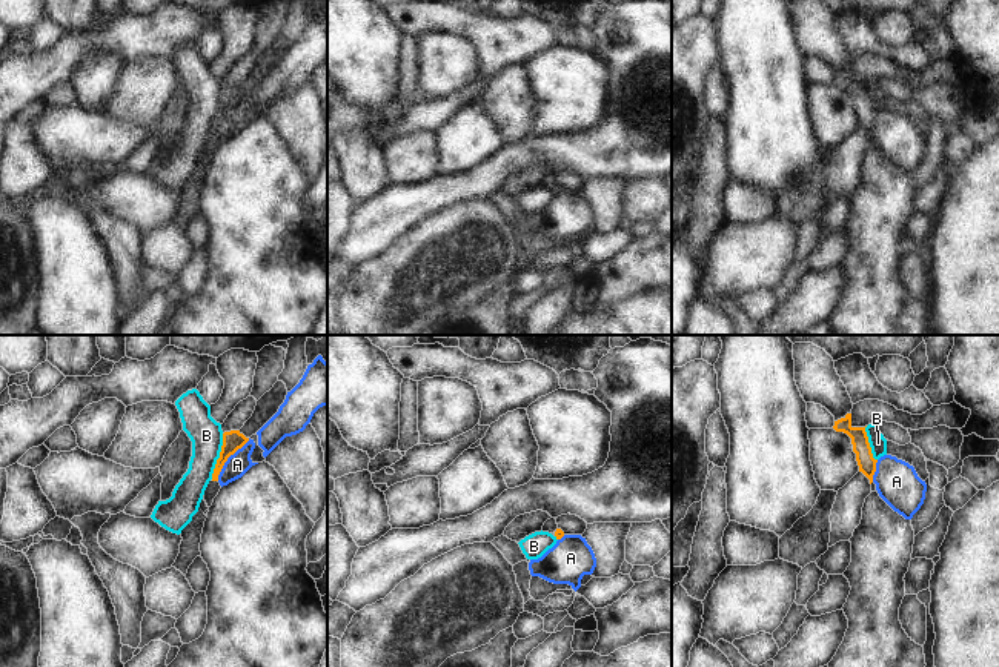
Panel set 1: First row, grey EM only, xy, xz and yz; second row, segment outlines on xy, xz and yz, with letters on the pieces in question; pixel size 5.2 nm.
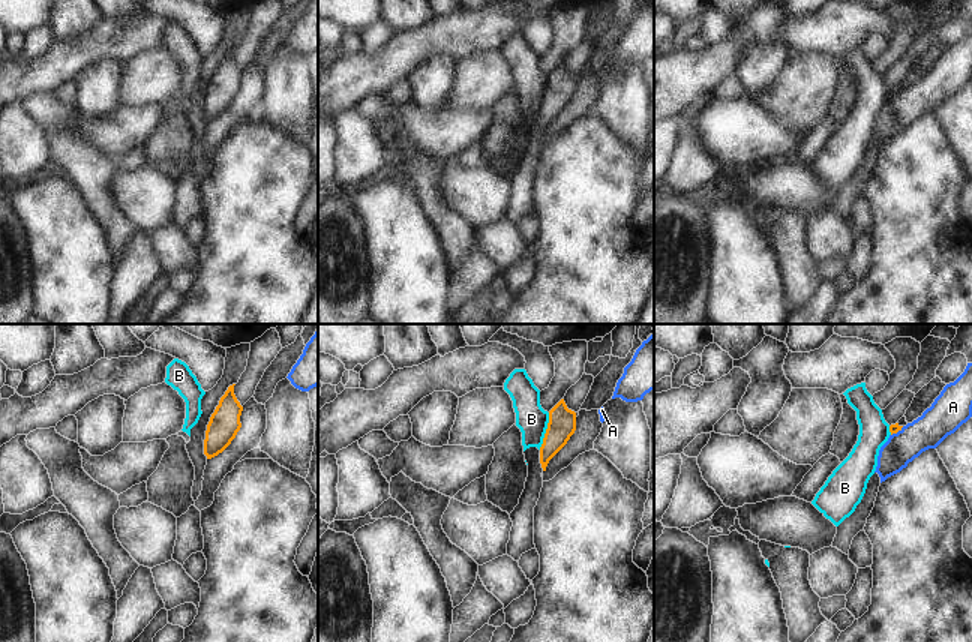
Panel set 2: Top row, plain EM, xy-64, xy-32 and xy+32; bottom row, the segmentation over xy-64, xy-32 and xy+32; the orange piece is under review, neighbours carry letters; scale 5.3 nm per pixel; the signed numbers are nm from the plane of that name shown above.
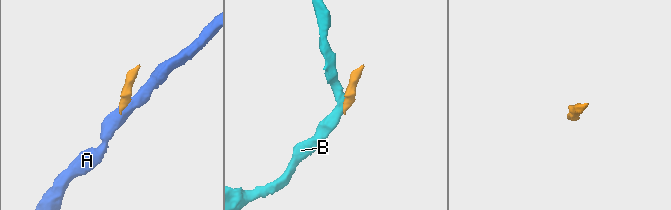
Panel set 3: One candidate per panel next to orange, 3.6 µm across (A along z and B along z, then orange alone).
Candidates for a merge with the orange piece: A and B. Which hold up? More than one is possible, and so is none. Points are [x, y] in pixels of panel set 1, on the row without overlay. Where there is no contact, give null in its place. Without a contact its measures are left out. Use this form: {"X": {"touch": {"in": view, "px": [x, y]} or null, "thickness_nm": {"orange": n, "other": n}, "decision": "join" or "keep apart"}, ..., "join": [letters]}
{"A": {"touch": {"in": "xy", "px": [228, 112]}, "thickness_nm": {"orange": 100, "other": 120}, "decision": "keep apart"}, "B": {"touch": {"in": "xy", "px": [220, 112]}, "thickness_nm": {"orange": 100, "other": 170}, "decision": "keep apart"}, "join": []}

